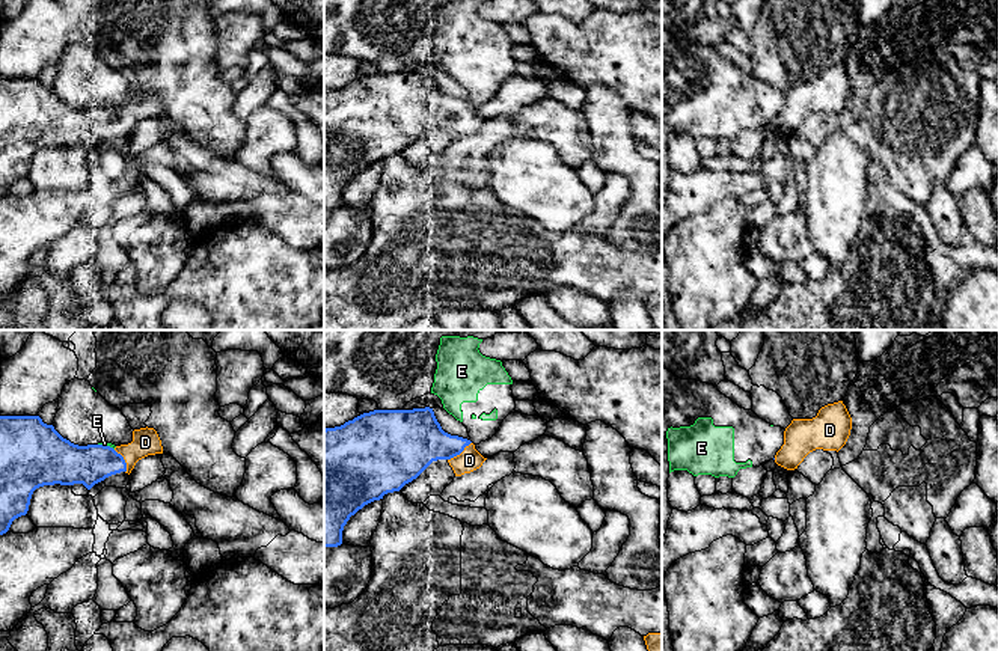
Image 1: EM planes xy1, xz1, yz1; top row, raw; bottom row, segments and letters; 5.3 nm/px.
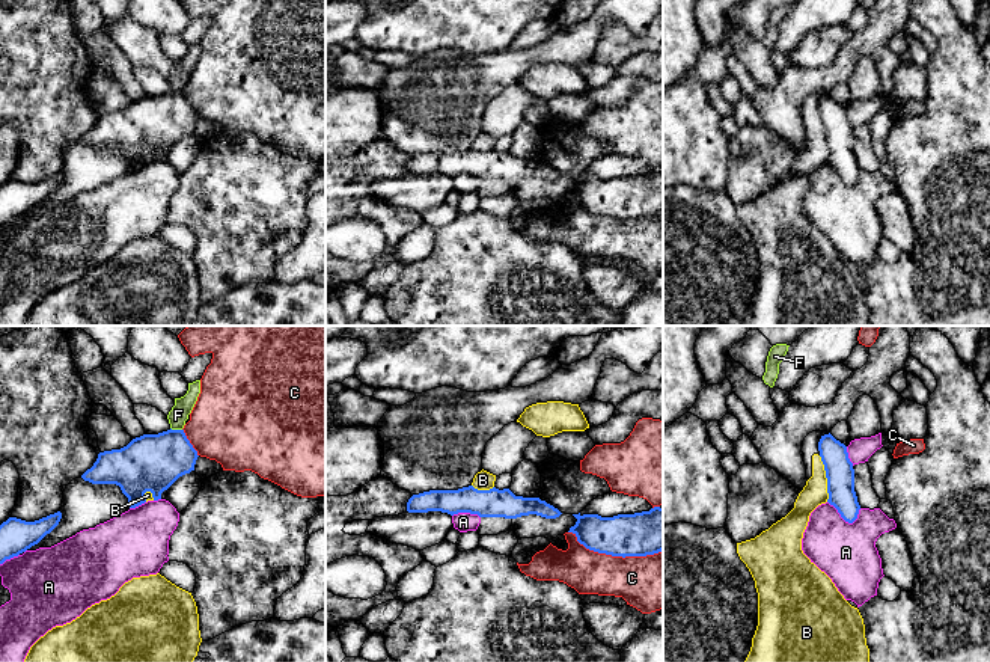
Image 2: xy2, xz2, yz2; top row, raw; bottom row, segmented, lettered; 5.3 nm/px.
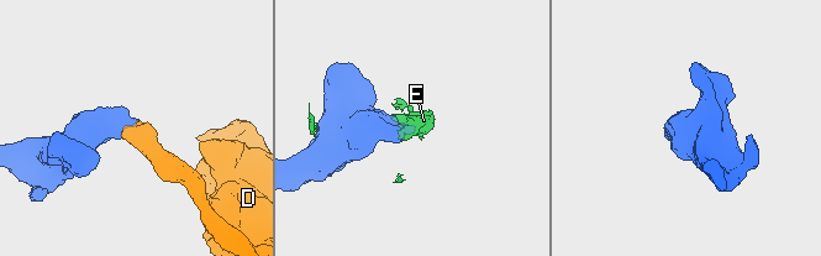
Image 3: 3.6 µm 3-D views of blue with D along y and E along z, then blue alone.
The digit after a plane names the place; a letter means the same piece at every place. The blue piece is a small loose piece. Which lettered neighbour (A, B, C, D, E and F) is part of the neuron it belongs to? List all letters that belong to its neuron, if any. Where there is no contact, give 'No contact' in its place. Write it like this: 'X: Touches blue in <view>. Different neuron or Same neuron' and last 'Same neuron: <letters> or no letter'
A: Touches blue in yz2. Different neuron
B: Touches blue in yz2. Different neuron
C: Touches blue in xz2. Different neuron
D: Touches blue in xz1. Same neuron
E: Touches blue in xy1. Different neuron
F: Touches blue in xy2. Different neuron
Same neuron: D

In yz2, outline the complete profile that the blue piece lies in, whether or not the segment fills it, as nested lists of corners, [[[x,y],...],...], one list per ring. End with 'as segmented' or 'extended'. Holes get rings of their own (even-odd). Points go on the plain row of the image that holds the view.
[[[829,95],[821,98],[818,113],[827,140],[827,164],[838,172],[845,184],[853,185],[860,167],[854,154],[854,131],[847,109]]]; as segmented

